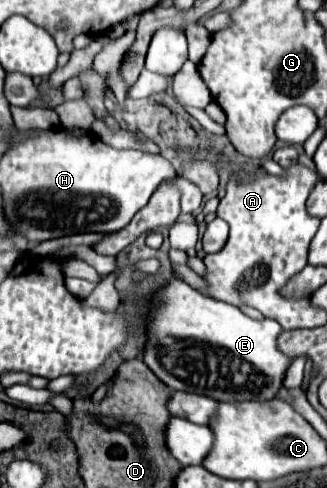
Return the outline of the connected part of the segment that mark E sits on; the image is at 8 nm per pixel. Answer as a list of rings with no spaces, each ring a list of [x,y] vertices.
[[[175,279],[153,299],[149,339],[143,361],[173,391],[197,393],[223,403],[271,401],[283,387],[285,373],[293,361],[289,355],[281,353],[277,345],[277,337],[281,331],[283,329],[275,319],[251,319],[237,307],[207,297],[187,283]]]

